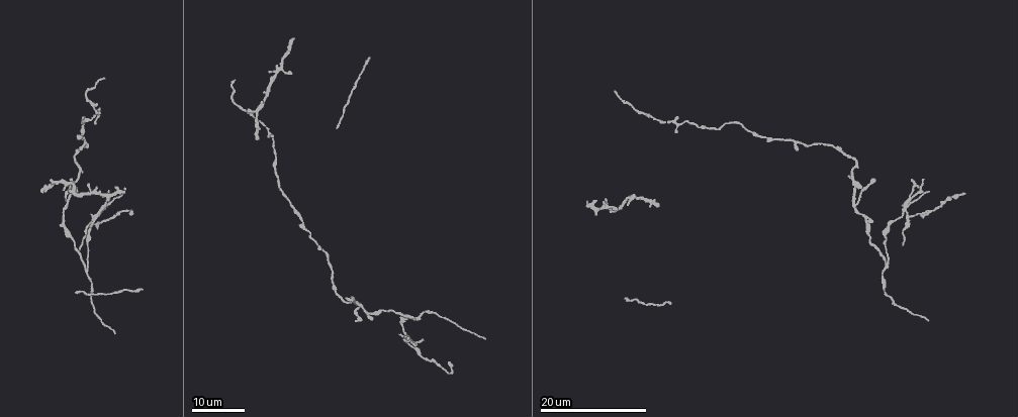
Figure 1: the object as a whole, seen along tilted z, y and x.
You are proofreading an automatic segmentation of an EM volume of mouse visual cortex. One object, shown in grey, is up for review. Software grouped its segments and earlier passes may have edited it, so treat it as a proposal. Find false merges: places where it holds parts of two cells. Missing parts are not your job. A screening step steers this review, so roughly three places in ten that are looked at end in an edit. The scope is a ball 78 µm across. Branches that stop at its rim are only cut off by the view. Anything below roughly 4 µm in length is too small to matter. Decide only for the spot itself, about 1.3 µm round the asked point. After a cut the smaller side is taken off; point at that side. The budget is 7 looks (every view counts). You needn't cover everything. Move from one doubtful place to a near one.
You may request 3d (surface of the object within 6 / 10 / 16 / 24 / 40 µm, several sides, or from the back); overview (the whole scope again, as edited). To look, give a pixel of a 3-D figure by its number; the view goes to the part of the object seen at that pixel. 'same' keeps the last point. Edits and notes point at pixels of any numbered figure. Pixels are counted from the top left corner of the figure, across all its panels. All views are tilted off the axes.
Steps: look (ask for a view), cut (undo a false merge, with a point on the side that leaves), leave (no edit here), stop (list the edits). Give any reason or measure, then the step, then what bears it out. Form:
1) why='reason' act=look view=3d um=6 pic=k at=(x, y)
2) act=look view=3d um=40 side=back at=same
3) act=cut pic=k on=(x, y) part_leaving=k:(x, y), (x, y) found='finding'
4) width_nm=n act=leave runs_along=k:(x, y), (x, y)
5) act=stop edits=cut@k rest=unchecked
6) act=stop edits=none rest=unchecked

why='a fork' act=look view=3d um=24 pic=1 at=(282, 66)

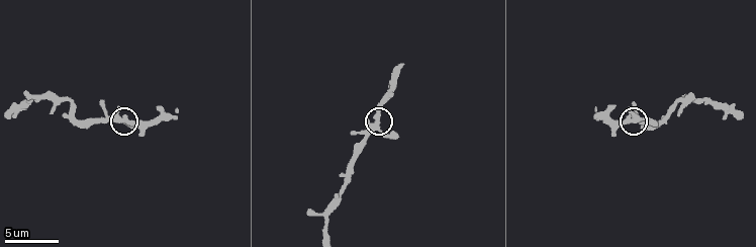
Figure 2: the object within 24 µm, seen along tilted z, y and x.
act=look view=3d um=10 pic=2 at=(377, 125)

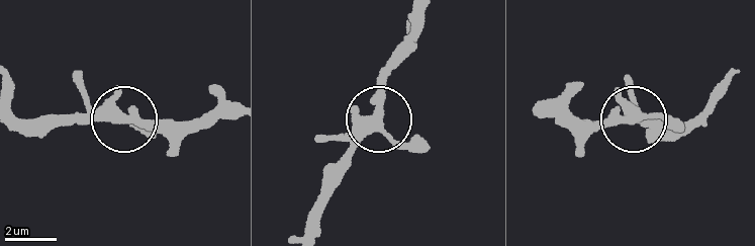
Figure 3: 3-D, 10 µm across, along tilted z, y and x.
side_arm_um=8 act=leave found='all the same cell'

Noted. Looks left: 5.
why='side arm on a straight run' act=look view=3d um=6 pic=2 at=(48, 95)

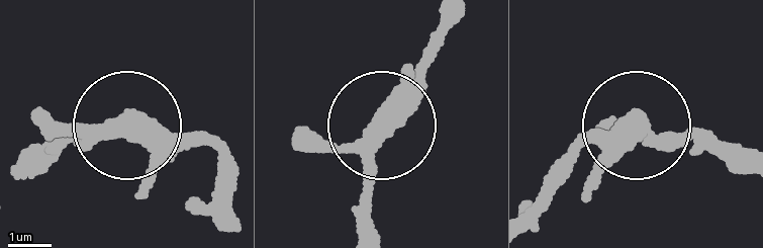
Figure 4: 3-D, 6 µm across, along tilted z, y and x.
act=look view=3d um=6 side=back pic=4 at=(382, 122)

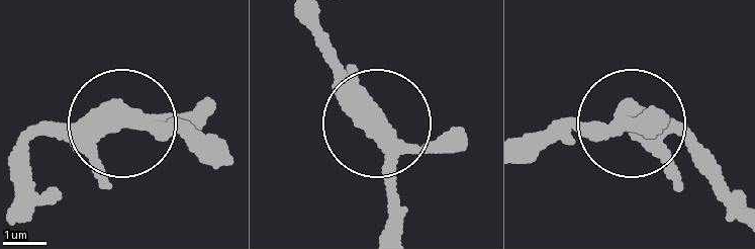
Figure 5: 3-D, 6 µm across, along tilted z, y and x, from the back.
width_nm=390 act=leave found='one cell here'

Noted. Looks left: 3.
why='two arms in line, one across' act=look view=3d um=16 pic=1 at=(675, 127)

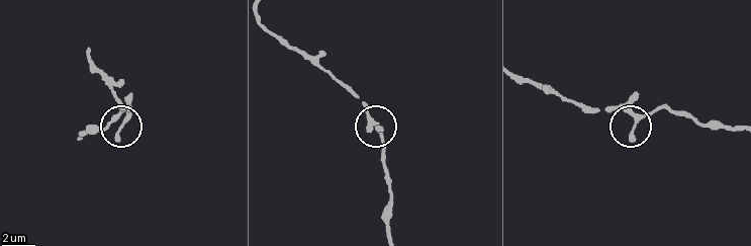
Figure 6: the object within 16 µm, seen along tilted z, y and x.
why='zoom in' act=look view=3d um=6 pic=6 at=(124, 121)

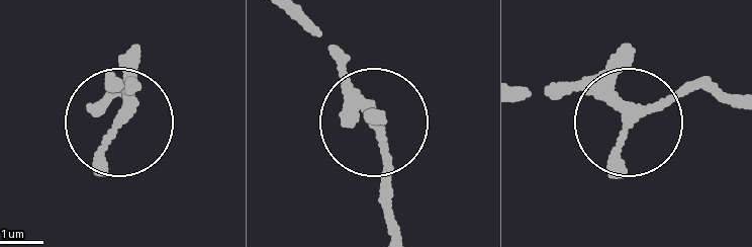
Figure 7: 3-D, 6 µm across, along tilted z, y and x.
act=leave runs_along=7:(737, 103), (689, 91), (628, 116), (568, 90), (534, 90) found='continuous, no second cell'

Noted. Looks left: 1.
act=stop edits=none rest=unchecked

